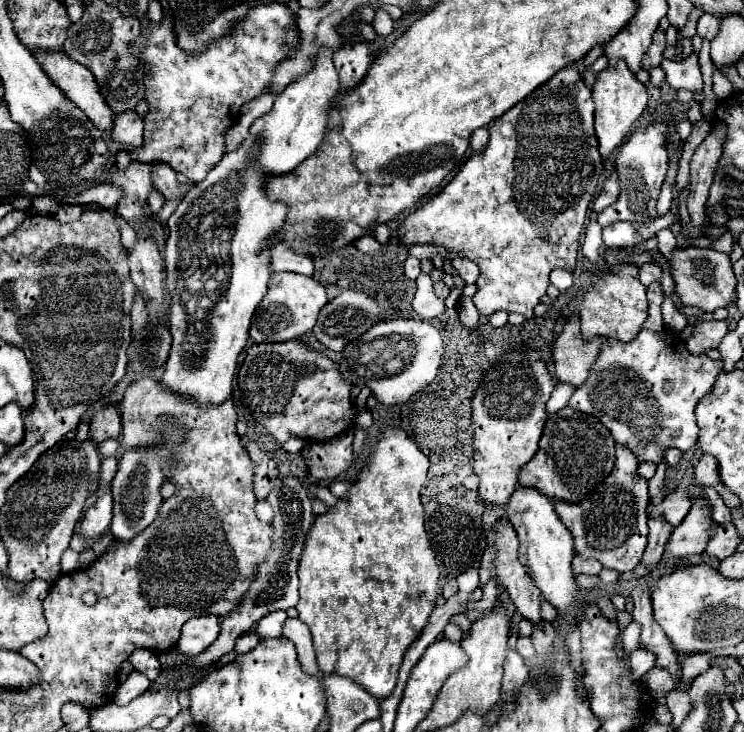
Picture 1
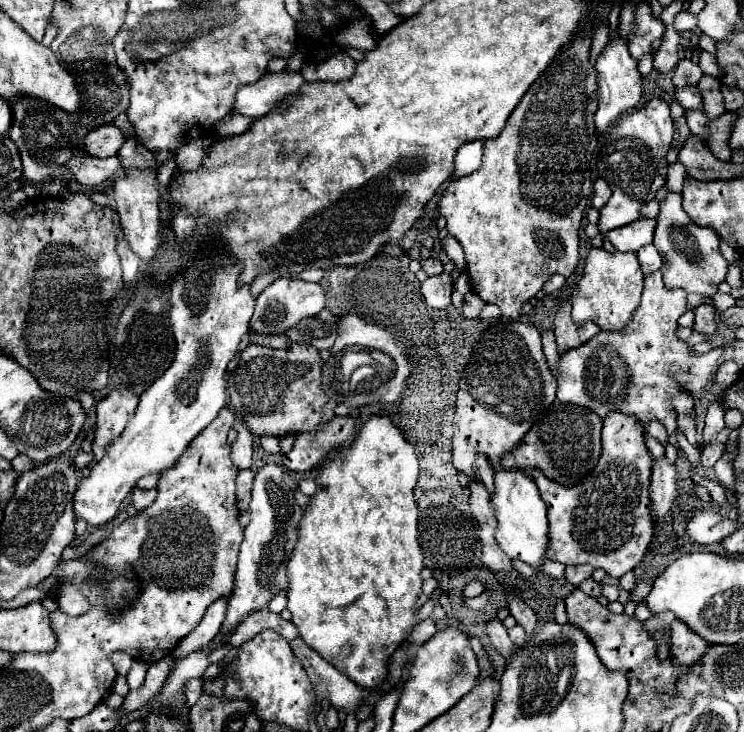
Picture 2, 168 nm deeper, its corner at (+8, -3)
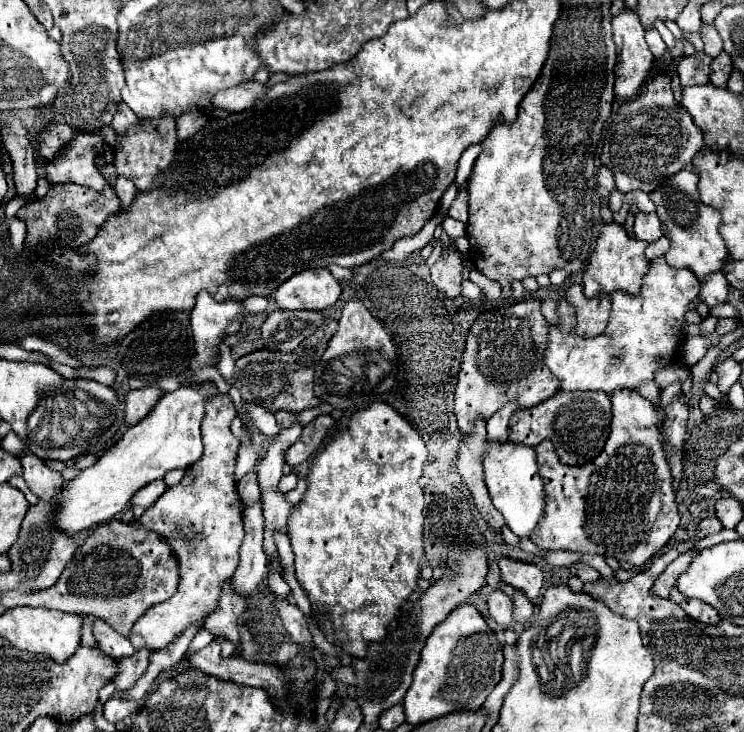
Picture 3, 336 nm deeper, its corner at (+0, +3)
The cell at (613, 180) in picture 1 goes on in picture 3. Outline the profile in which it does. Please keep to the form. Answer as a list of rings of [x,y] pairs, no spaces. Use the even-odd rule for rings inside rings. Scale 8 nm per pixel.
[[[600,167],[598,171],[598,193],[608,199],[610,197],[610,191],[614,189],[614,177],[612,177],[612,171],[608,167]]]

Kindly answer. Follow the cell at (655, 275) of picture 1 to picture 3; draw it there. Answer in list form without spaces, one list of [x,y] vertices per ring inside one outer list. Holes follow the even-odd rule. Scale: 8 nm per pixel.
[[[660,237],[658,241],[654,241],[654,243],[650,243],[648,247],[646,247],[646,257],[652,261],[652,259],[656,259],[656,257],[664,257],[664,253],[668,251],[668,247],[670,247],[670,241],[666,239],[666,237]]]

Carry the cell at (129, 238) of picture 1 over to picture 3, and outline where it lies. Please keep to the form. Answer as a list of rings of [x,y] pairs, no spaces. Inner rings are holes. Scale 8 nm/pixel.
[[[80,133],[70,141],[70,147],[46,163],[46,179],[50,183],[78,183],[102,191],[106,180],[97,167],[90,167],[102,151],[104,139],[98,133]]]

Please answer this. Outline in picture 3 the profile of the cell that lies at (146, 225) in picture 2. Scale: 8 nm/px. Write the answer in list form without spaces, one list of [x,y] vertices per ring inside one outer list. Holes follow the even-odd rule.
[[[164,111],[160,117],[154,117],[154,119],[138,119],[138,123],[134,127],[130,127],[130,131],[126,131],[126,135],[116,135],[114,167],[116,167],[118,175],[124,175],[126,179],[134,181],[138,191],[148,191],[152,187],[156,175],[170,165],[176,143],[178,143],[176,117],[168,115],[168,111]]]

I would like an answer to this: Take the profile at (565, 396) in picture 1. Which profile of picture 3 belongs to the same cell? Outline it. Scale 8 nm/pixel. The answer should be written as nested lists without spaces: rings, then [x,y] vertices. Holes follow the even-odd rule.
[[[552,299],[542,301],[542,315],[546,317],[546,321],[550,321],[550,323],[556,325],[556,321],[558,321],[558,315],[556,315],[556,301],[552,301]]]

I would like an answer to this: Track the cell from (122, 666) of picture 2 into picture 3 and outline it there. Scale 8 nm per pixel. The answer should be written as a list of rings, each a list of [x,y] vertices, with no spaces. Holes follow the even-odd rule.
[[[98,617],[92,619],[92,635],[94,635],[98,647],[106,655],[112,655],[114,659],[130,657],[130,655],[136,653],[136,649],[132,647],[132,643],[126,637],[122,637],[120,633],[116,633],[106,621],[100,621]]]

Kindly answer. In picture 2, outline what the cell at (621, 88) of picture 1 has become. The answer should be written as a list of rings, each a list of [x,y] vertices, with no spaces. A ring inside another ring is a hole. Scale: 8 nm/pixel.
[[[614,39],[612,43],[608,43],[604,47],[604,51],[598,55],[598,63],[596,63],[596,97],[598,97],[598,111],[594,113],[594,123],[596,123],[596,131],[598,133],[608,133],[610,125],[616,123],[624,113],[628,113],[630,109],[634,109],[642,97],[642,77],[638,73],[638,63],[630,57],[628,53],[628,45],[622,39]]]

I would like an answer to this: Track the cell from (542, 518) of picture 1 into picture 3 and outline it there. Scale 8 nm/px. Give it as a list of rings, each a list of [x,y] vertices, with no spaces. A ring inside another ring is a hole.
[[[488,441],[484,443],[484,481],[494,501],[494,507],[504,515],[506,525],[518,537],[530,537],[538,525],[544,509],[542,479],[536,469],[536,453],[532,447],[522,447],[520,443],[508,441]]]

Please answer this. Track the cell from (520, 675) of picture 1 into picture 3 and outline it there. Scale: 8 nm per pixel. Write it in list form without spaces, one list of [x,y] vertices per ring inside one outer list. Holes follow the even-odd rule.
[[[494,589],[488,595],[488,609],[490,609],[490,617],[496,623],[508,625],[512,621],[512,599],[502,589]]]

